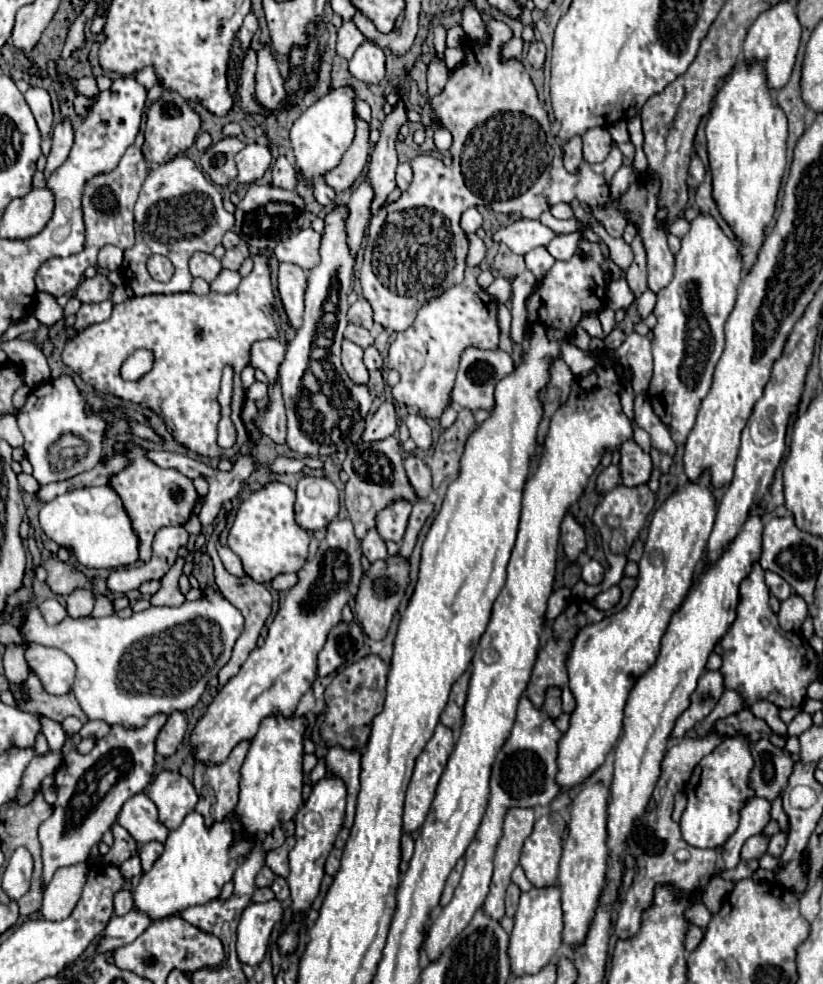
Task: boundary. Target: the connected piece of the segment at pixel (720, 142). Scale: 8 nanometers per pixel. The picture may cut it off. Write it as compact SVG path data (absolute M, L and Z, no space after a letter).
M741 64L721 84L705 134L713 176L713 200L723 220L737 236L745 276L757 262L757 254L765 240L765 226L773 220L781 178L787 166L787 120L773 102L761 64Z

